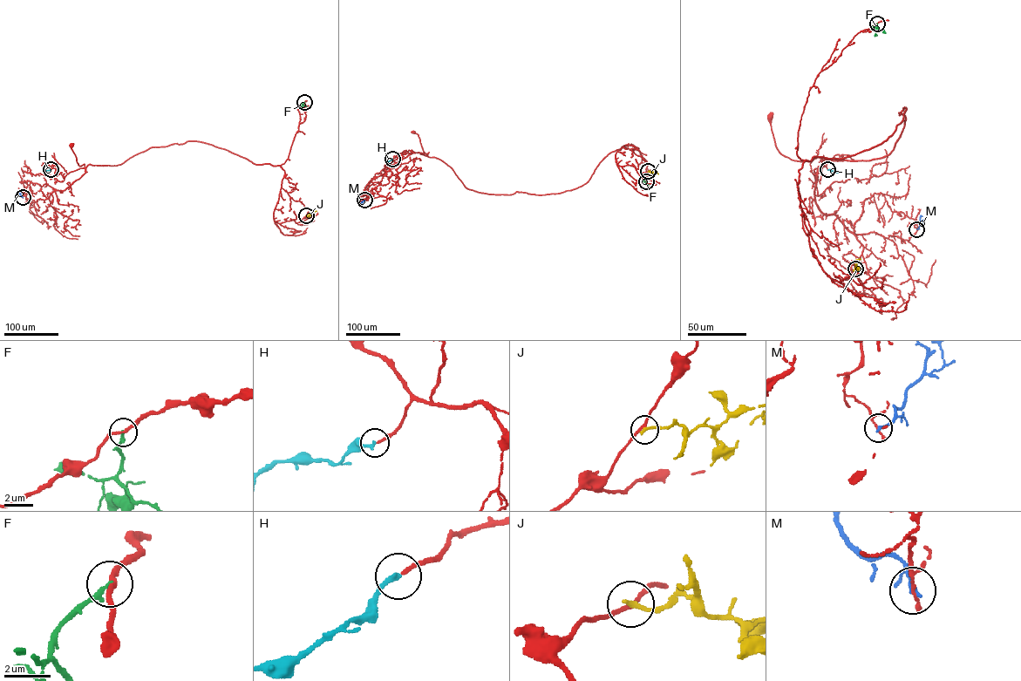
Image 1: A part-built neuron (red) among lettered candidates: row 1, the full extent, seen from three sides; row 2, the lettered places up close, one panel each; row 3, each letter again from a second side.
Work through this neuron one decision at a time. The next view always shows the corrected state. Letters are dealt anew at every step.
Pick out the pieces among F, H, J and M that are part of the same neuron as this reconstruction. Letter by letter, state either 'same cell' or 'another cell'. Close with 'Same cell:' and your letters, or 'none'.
F: another cell
H: same cell
J: another cell
M: another cell
Same cell: H

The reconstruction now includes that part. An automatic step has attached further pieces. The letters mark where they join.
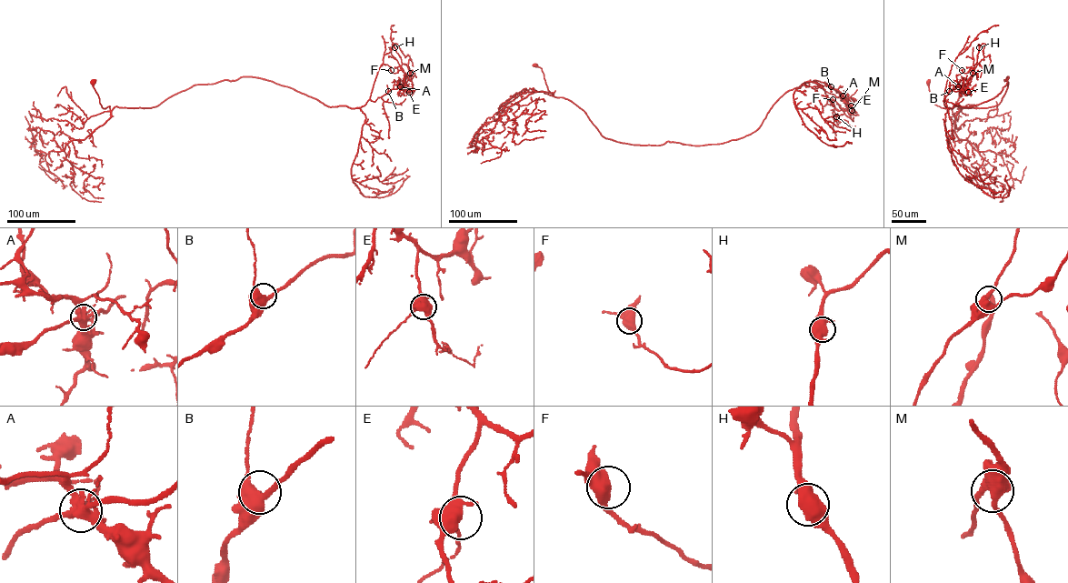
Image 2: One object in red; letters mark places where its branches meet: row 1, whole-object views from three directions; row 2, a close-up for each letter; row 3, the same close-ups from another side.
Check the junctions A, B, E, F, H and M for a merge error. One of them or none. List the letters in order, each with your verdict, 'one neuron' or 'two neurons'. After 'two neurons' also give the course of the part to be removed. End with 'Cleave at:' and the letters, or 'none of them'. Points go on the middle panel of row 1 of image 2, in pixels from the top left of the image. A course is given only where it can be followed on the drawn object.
A: two neurons | (843, 95), (848, 109), (836, 118), (839, 122), (846, 120), (853, 127), (855, 125)
B: one neuron
E: one neuron
F: one neuron
H: one neuron
M: one neuron
Cleave at: A

